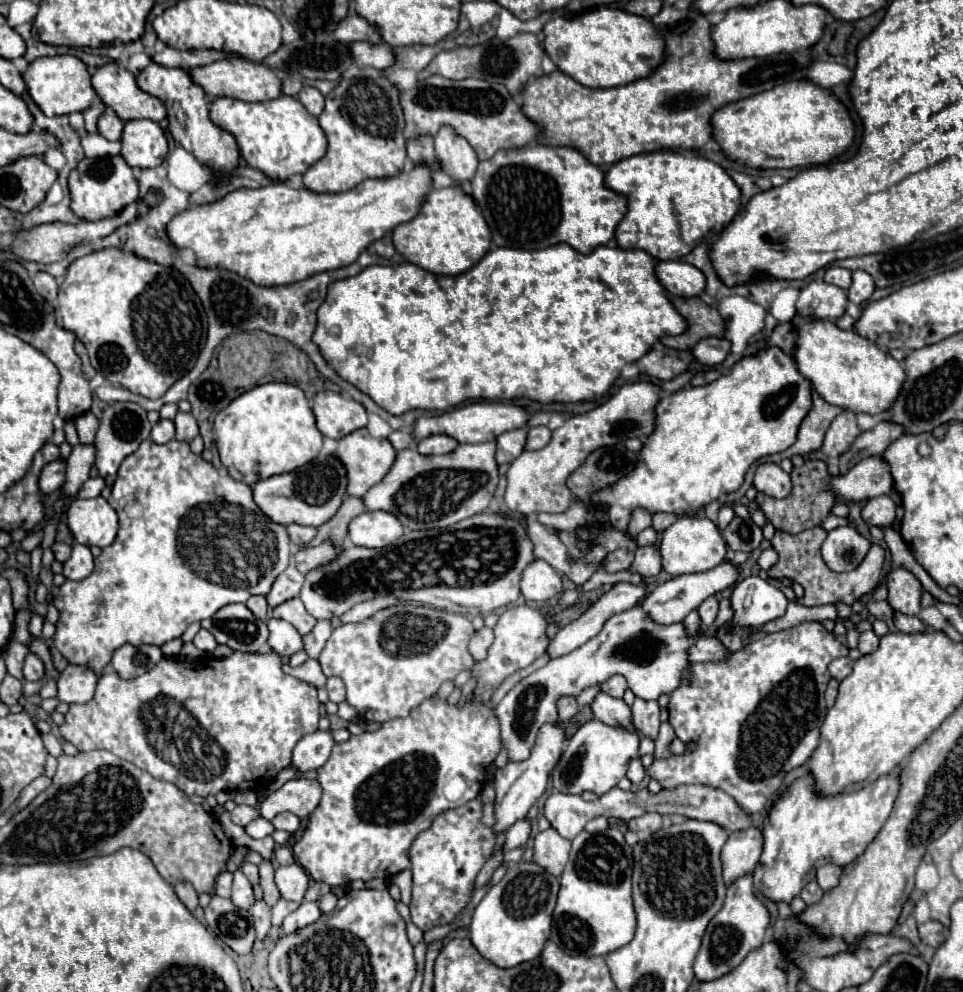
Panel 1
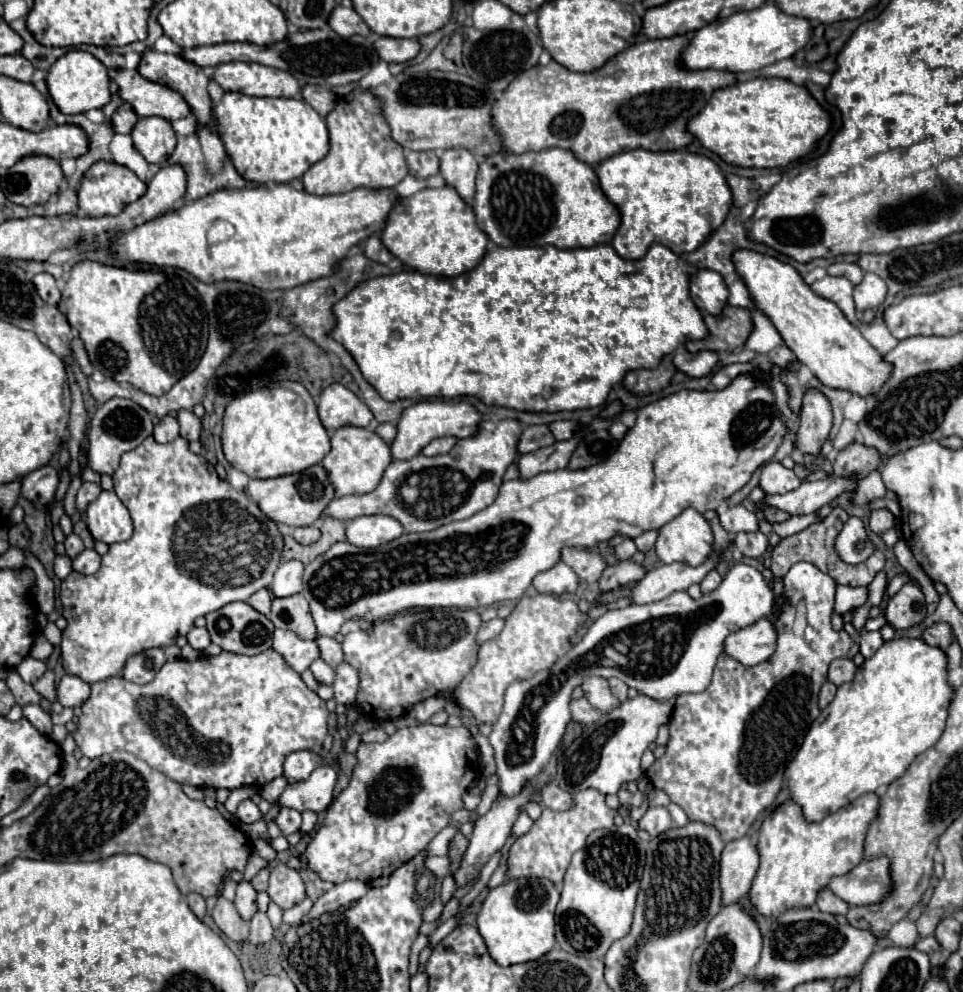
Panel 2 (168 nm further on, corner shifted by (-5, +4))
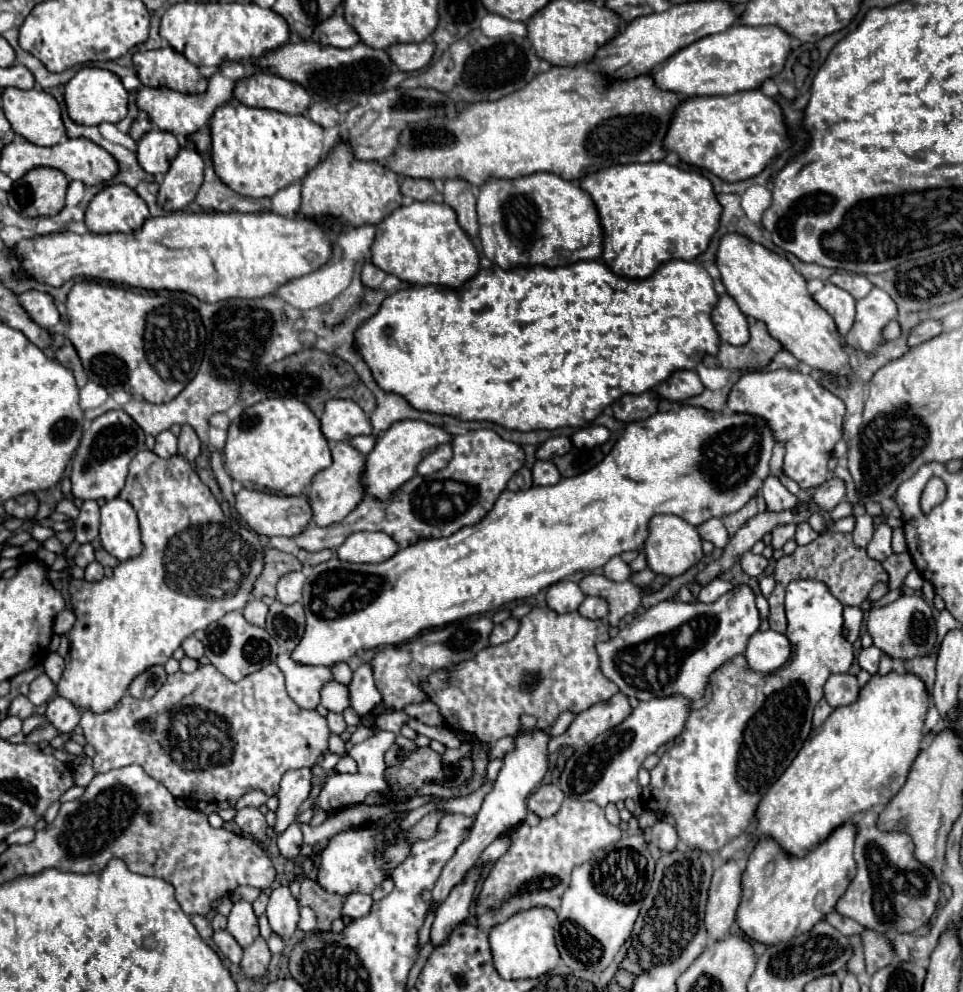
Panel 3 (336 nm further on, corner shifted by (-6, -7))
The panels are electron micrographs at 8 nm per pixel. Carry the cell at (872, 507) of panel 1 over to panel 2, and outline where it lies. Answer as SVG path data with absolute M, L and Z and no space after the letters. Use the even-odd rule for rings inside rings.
M878 508L878 510L870 510L870 518L868 518L868 526L872 532L882 534L886 530L890 530L894 526L894 516L890 510L886 508Z

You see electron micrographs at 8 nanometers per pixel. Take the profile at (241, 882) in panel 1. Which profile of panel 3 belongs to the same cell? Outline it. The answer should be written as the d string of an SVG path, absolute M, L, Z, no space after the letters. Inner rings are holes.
M237 901L227 917L227 931L235 937L235 941L247 949L247 945L251 945L251 941L255 941L255 937L259 935L259 927L257 927L257 917L253 913L251 903L247 901Z

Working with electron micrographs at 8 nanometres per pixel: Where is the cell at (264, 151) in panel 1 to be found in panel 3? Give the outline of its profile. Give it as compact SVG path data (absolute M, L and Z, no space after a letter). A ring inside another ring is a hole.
M231 101L211 117L211 161L219 179L245 197L273 197L279 189L299 183L325 157L323 127L305 115L247 107Z

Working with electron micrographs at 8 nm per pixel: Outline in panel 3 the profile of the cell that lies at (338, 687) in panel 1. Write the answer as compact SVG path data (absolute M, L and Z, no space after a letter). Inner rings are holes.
M363 663L353 673L353 681L349 685L349 697L351 697L351 707L361 717L371 713L373 707L381 703L381 693L377 691L377 687L373 683L373 669L369 663Z

